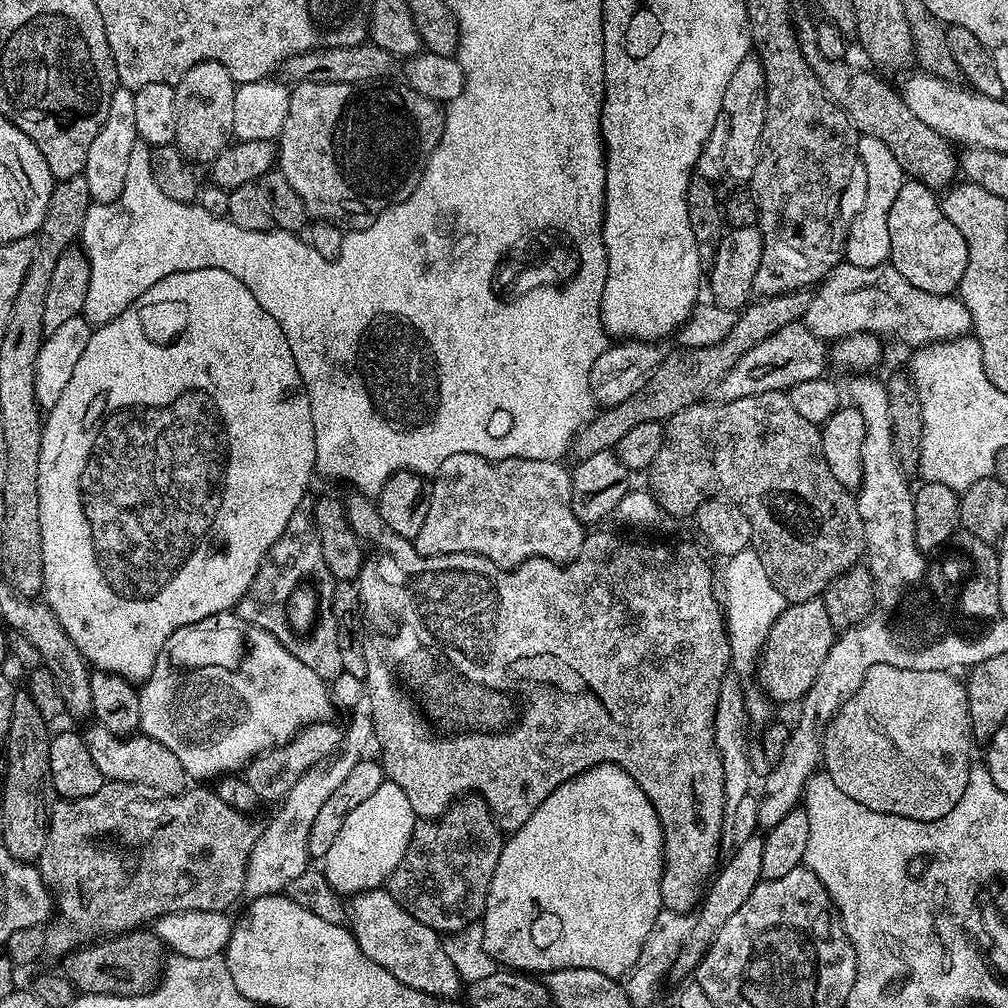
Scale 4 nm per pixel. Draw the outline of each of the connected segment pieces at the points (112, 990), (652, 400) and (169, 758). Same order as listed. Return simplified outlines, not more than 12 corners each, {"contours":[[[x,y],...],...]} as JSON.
{"contours":[[[144,930],[67,953],[77,993],[138,995],[157,983],[161,941]],[[803,291],[753,299],[718,346],[667,353],[650,382],[597,411],[571,455],[701,403],[738,358],[803,321]],[[97,723],[83,738],[105,781],[178,796],[190,777],[162,742]]]}

